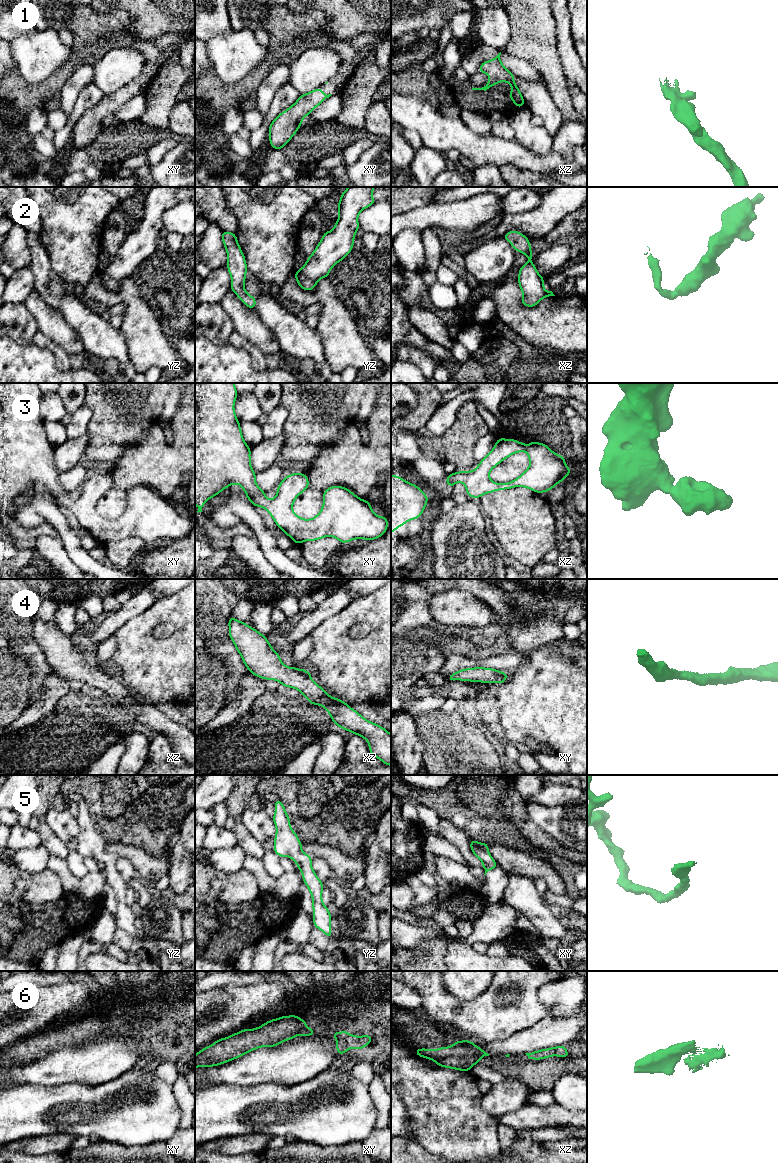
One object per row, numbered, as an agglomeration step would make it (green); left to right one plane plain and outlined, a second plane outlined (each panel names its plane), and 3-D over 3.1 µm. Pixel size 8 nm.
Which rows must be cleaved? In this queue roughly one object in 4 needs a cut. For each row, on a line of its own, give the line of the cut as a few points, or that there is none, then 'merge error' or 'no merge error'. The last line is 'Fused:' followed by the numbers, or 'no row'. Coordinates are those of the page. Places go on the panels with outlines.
1: no cut | no merge error
2: no cut | no merge error
3: no cut | no merge error
4: no cut | no merge error
5: no cut | no merge error
6: no cut | no merge error
Fused: no row

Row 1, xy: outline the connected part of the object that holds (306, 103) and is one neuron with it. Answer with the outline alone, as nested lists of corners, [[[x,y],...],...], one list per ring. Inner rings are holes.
[[[321,87],[301,94],[293,105],[281,112],[271,122],[269,126],[270,146],[277,150],[282,149],[303,125],[302,119],[331,95],[325,96]]]

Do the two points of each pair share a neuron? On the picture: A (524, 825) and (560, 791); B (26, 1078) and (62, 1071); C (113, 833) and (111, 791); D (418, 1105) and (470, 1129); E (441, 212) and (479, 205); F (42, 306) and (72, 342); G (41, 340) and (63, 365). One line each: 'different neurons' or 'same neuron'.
A: different neurons
B: same neuron
C: different neurons
D: same neuron
E: same neuron
F: same neuron
G: same neuron

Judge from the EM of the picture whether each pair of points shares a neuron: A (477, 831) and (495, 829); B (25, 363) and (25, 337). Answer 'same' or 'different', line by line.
A: same
B: different

